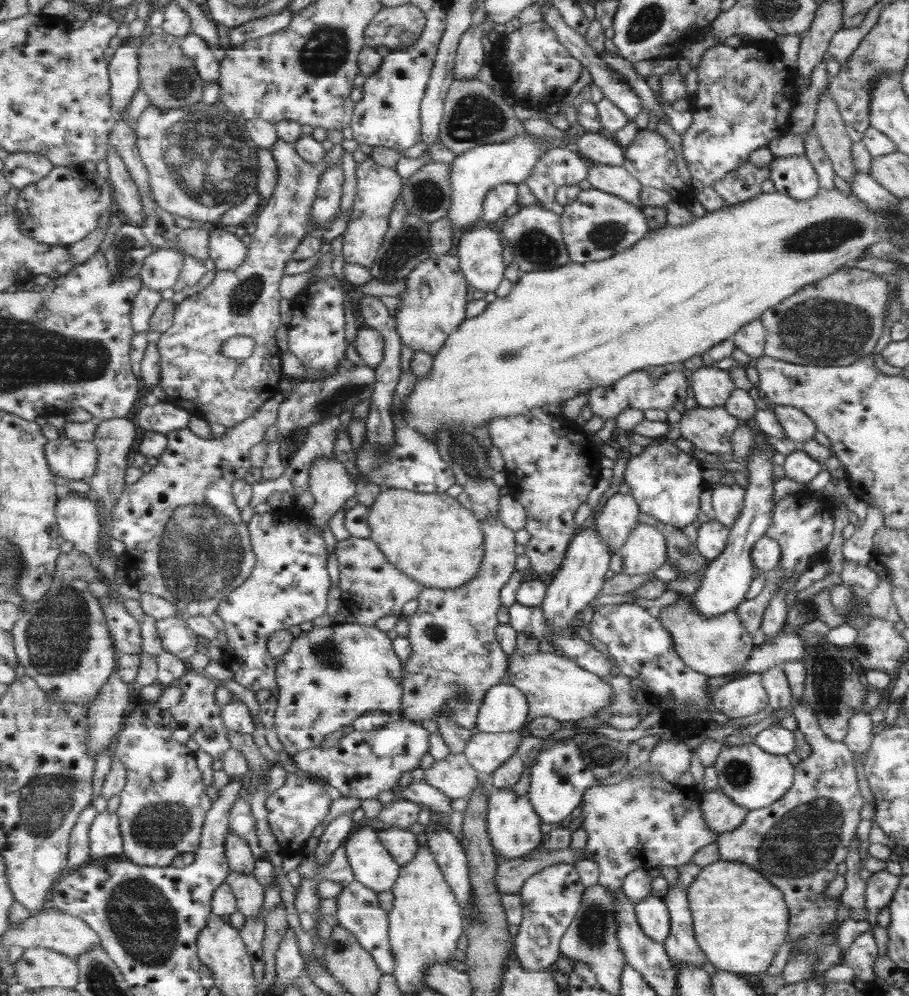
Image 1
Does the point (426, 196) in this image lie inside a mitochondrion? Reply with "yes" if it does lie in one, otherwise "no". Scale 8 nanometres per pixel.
yes

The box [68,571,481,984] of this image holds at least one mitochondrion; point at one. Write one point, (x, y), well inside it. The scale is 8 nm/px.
(140, 917)

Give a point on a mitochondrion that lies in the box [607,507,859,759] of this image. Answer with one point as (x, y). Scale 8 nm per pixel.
(826, 670)

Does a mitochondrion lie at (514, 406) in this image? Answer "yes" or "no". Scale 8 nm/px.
no

